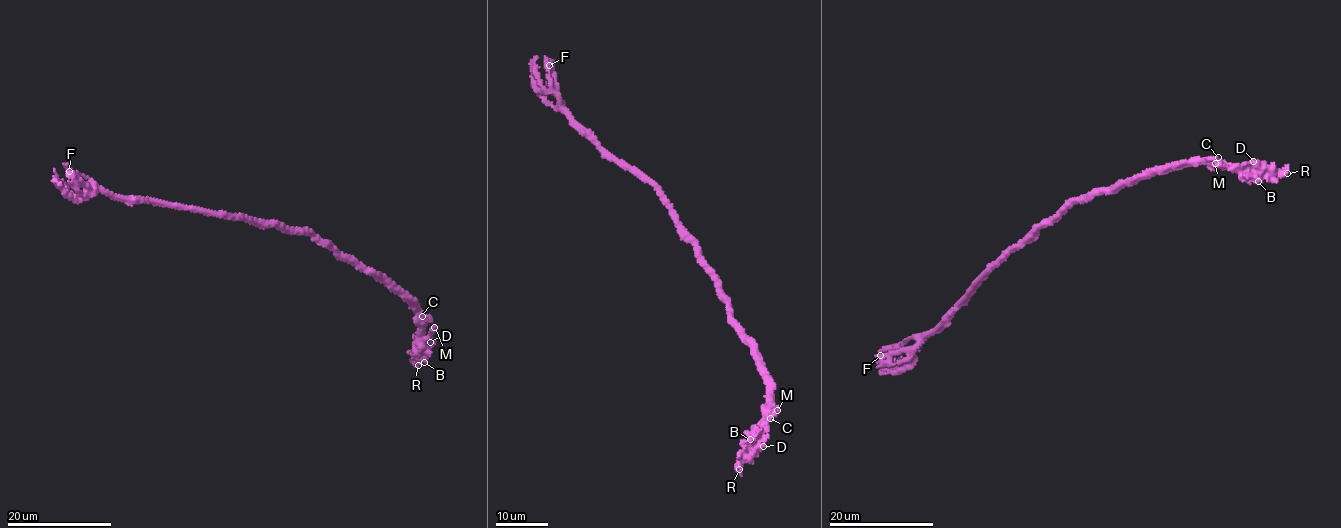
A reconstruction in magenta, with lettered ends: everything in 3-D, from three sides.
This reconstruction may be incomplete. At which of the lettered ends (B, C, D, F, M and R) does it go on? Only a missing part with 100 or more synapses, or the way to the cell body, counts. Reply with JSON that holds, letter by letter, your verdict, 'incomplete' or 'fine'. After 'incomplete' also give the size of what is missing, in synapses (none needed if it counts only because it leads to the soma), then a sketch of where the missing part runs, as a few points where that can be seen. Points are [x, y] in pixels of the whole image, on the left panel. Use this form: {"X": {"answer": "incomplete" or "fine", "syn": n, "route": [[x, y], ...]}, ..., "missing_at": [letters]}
{"B": {"answer": "fine"}, "C": {"answer": "incomplete"}, "D": {"answer": "fine"}, "F": {"answer": "fine"}, "M": {"answer": "fine"}, "R": {"answer": "fine"}, "missing_at": ["C"]}

